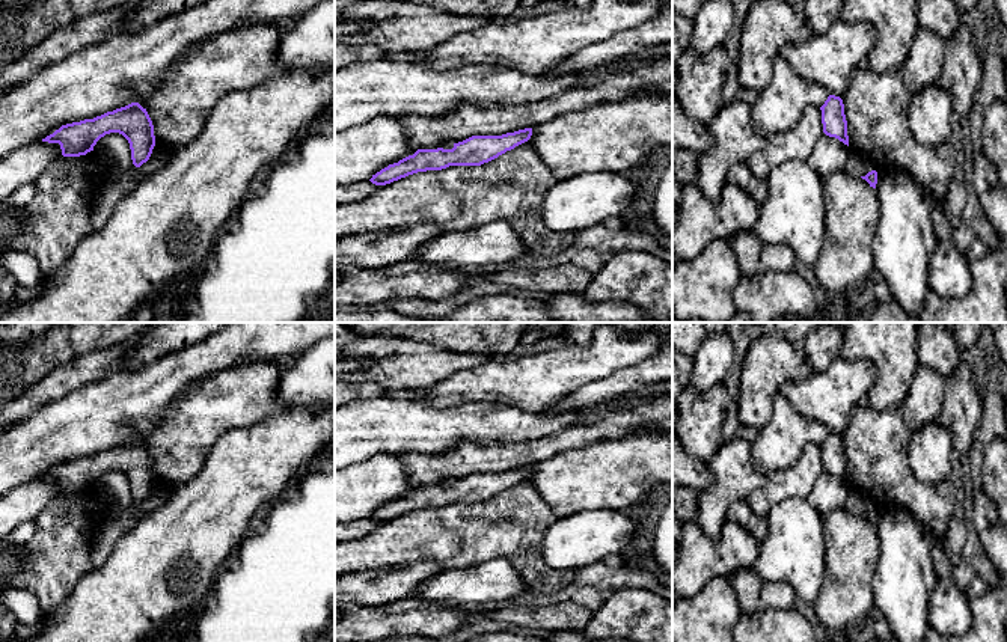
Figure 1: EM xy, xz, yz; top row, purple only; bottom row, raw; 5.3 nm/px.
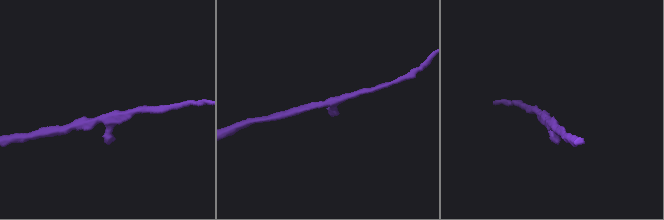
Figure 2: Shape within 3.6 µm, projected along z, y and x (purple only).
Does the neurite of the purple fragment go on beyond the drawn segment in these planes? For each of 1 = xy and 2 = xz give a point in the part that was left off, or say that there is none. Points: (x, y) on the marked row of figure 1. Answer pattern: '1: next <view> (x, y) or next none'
1: next none
2: next none

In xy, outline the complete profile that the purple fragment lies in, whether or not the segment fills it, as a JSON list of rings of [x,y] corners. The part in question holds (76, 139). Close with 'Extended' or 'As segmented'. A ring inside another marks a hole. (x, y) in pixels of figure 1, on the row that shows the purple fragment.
[[[131,102],[93,119],[62,125],[42,142],[59,143],[63,157],[80,157],[93,151],[96,142],[110,133],[119,133],[128,140],[136,167],[149,160],[155,146],[154,125],[146,109],[139,102]]]. As segmented

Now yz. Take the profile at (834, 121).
[[[829,95],[820,110],[823,133],[829,137],[838,139],[849,146],[847,121],[843,99],[840,96]]]. As segmented

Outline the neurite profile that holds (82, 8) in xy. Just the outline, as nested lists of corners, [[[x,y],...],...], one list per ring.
[[[69,0],[69,6],[77,18],[83,18],[92,14],[106,12],[124,5],[130,5],[134,0]]]

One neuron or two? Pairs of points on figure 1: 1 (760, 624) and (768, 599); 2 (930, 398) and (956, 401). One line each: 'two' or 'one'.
1: two
2: two

